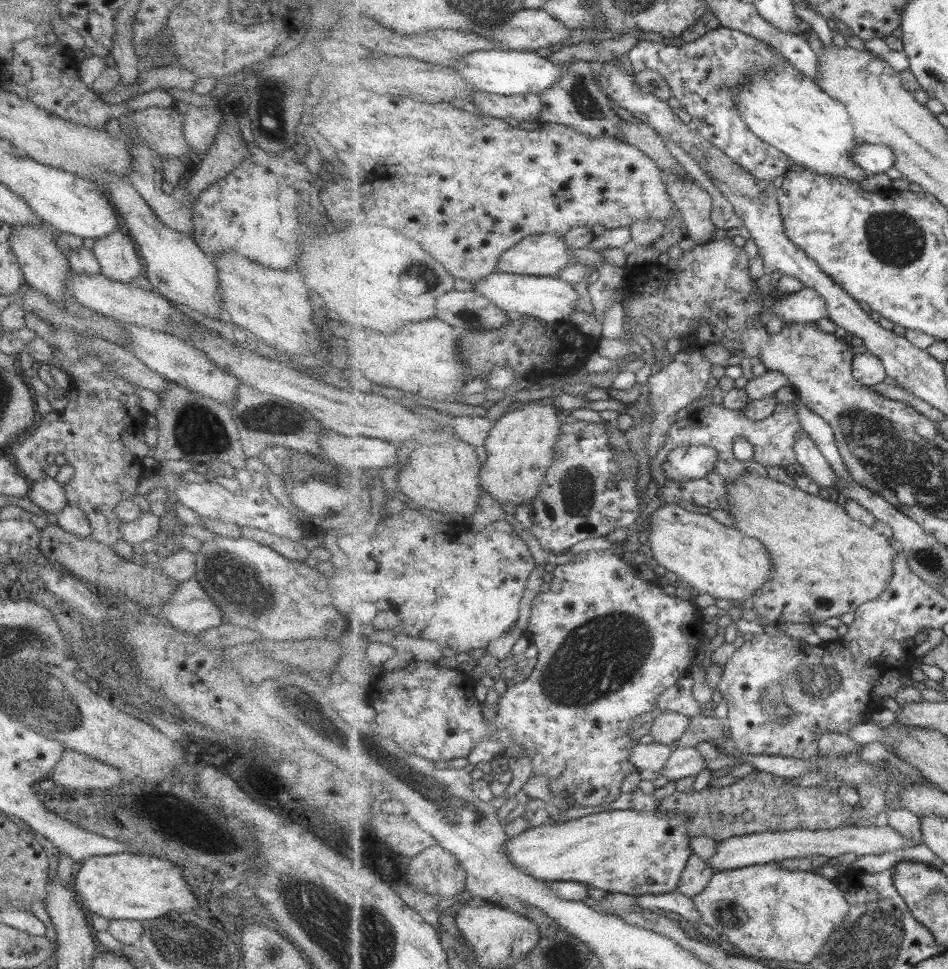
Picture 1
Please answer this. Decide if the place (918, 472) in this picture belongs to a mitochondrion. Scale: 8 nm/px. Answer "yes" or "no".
yes

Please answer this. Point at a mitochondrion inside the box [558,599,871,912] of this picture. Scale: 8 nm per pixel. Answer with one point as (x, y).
(789, 698)

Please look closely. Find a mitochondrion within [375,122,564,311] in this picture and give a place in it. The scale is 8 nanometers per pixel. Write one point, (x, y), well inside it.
(421, 275)

